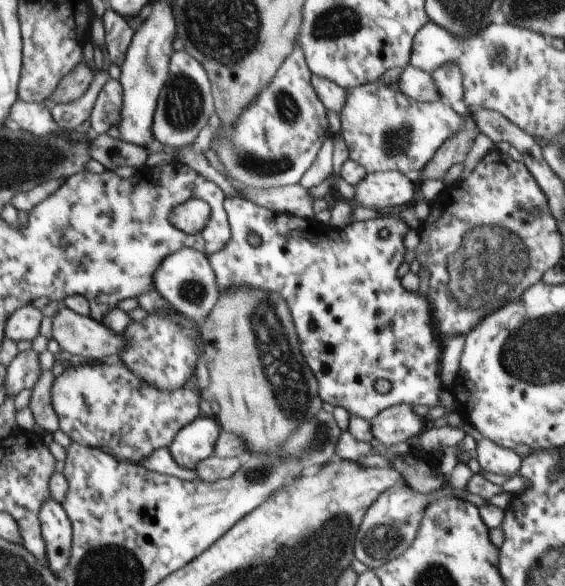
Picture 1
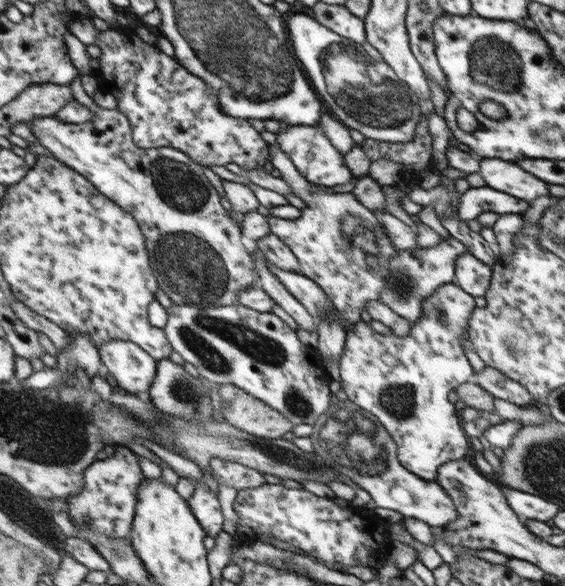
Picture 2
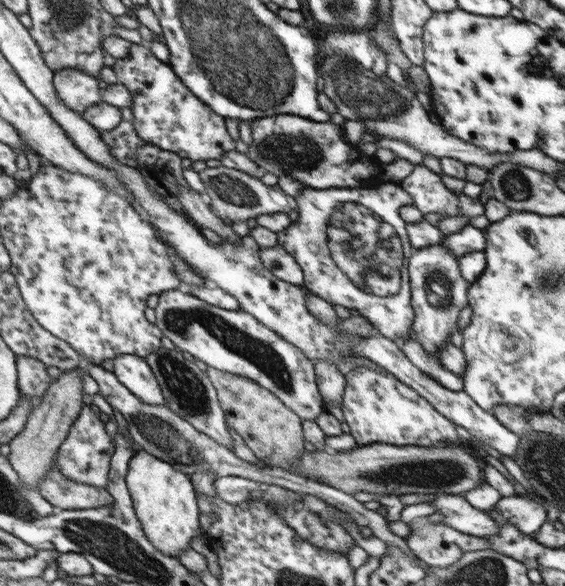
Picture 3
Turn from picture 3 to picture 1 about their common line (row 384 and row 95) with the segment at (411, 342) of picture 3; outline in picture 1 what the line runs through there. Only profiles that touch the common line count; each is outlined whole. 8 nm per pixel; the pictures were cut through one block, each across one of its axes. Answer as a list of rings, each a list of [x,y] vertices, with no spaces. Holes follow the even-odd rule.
[[[442,64],[432,73],[432,82],[438,88],[440,101],[448,104],[457,114],[464,115],[468,111],[463,104],[462,72],[456,64]]]

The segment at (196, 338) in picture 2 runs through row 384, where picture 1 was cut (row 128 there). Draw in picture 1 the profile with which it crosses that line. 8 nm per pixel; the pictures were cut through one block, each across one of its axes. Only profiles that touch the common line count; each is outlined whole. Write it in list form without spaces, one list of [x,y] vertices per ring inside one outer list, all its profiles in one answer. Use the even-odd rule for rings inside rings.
[[[297,46],[248,108],[236,116],[230,128],[213,129],[210,150],[224,166],[222,174],[245,186],[275,188],[298,185],[312,166],[322,144],[332,136],[327,110],[311,84],[304,52]]]

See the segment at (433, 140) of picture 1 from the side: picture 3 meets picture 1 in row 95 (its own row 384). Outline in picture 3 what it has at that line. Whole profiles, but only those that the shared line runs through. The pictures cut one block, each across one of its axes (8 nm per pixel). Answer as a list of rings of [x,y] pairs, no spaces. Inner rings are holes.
[[[358,366],[355,370],[345,375],[345,392],[341,403],[344,419],[350,427],[350,435],[354,436],[358,445],[370,445],[371,443],[383,443],[393,446],[420,446],[429,448],[445,448],[446,446],[458,446],[463,441],[459,438],[456,426],[439,414],[432,405],[422,399],[414,390],[398,381],[396,376],[388,370],[370,369],[366,366]]]

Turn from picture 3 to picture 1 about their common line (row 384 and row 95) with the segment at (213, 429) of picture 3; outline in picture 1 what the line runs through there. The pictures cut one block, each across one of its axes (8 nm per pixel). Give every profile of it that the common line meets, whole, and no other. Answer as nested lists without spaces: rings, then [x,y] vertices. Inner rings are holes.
[[[185,51],[172,52],[168,62],[168,78],[157,101],[153,116],[152,133],[164,147],[178,148],[191,144],[209,125],[210,116],[215,113],[210,82],[202,64]]]

